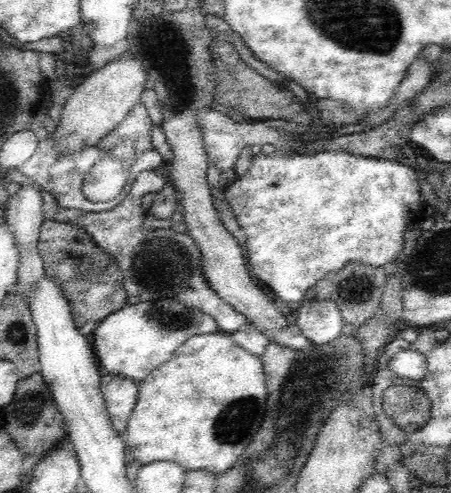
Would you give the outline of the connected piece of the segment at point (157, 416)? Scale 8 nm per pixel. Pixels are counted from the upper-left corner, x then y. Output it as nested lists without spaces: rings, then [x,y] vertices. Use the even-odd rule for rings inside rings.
[[[216,332],[188,338],[174,356],[160,364],[142,384],[138,394],[138,404],[129,417],[127,430],[122,436],[130,447],[134,459],[142,465],[156,460],[172,460],[186,471],[208,471],[219,475],[232,468],[244,453],[252,436],[266,412],[268,391],[259,356],[246,352],[232,340],[231,333]]]

